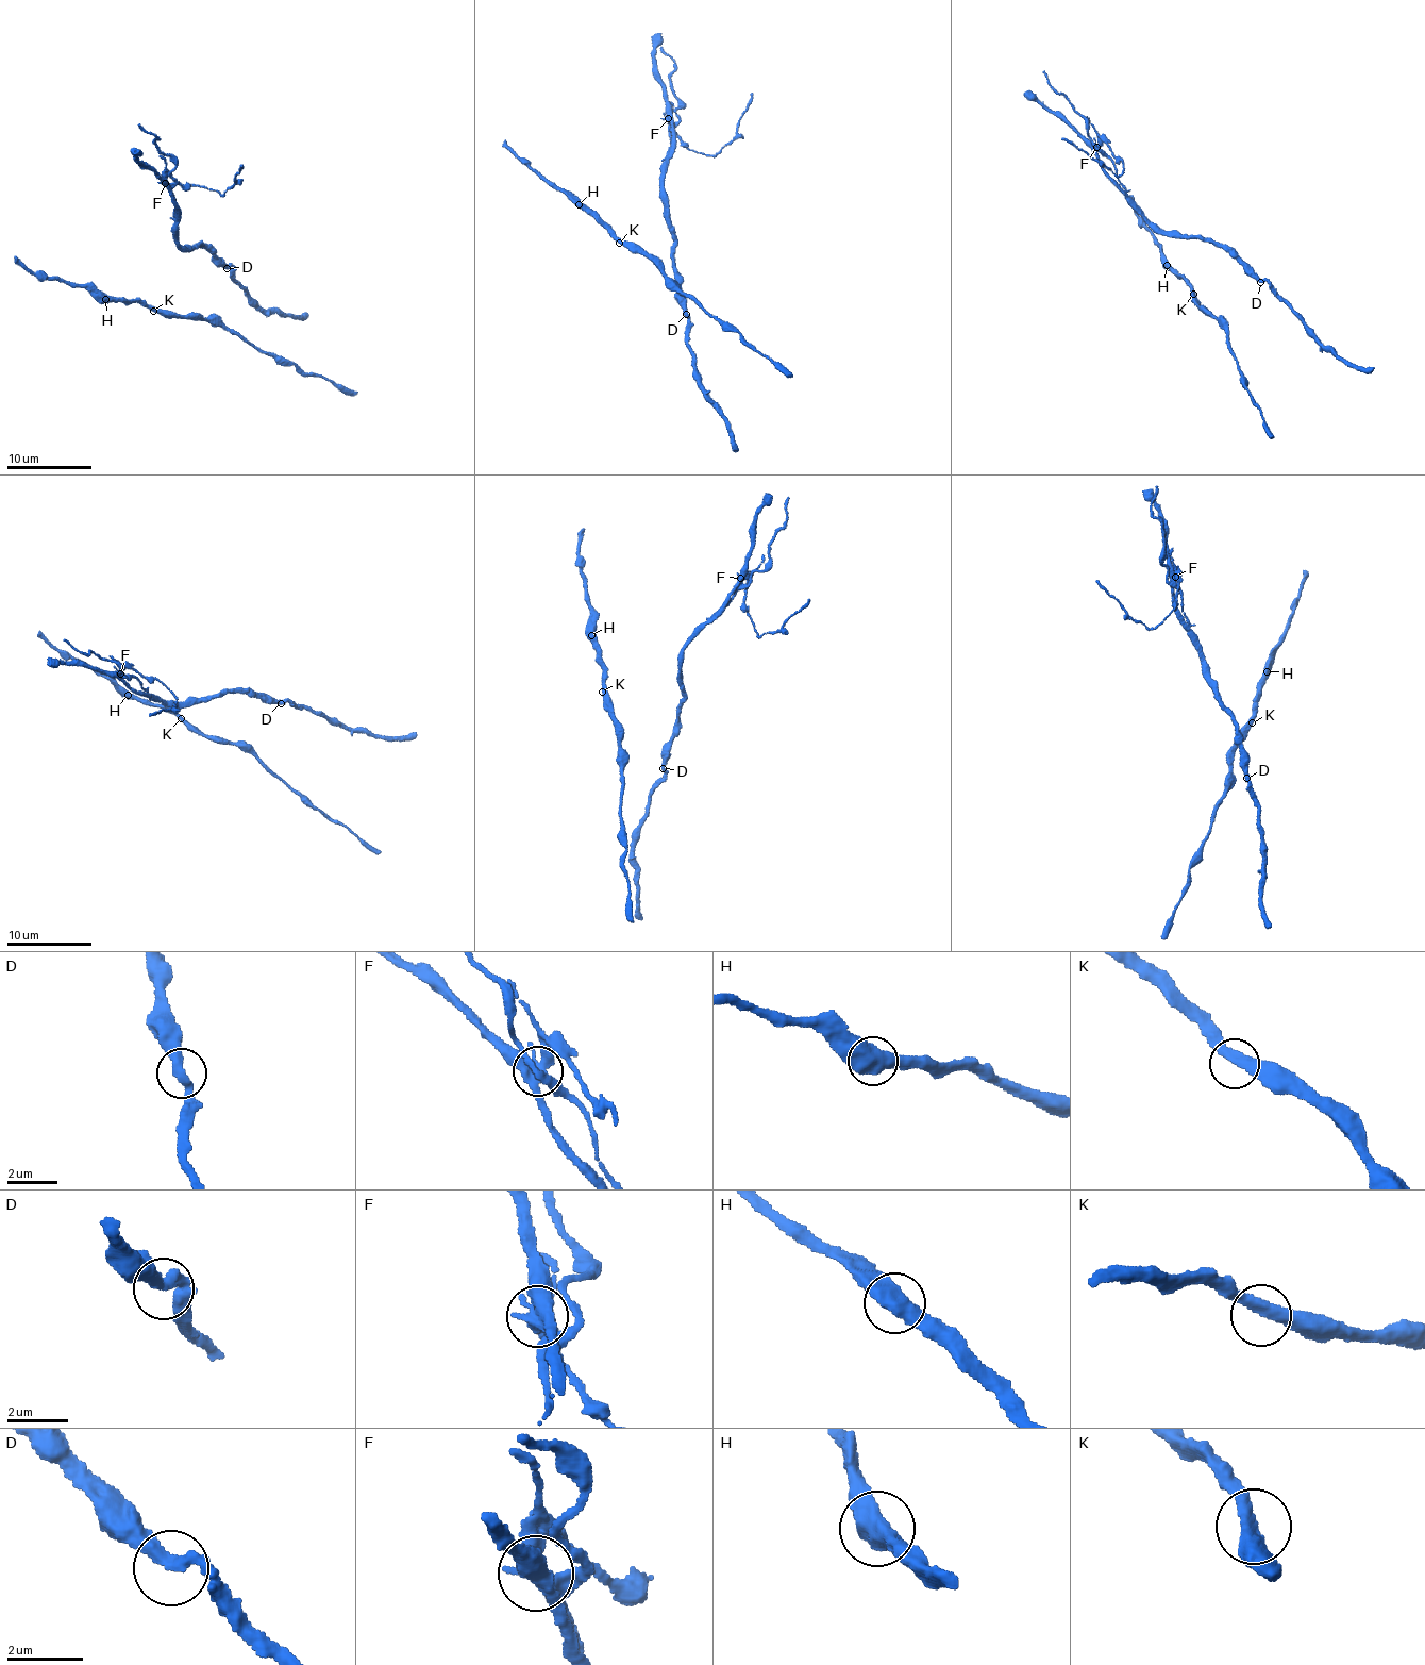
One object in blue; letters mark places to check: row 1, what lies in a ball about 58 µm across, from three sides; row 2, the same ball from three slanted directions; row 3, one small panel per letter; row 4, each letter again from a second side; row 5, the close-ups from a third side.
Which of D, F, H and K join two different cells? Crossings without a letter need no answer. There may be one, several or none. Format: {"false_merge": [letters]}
{"false_merge": ["F"]}

